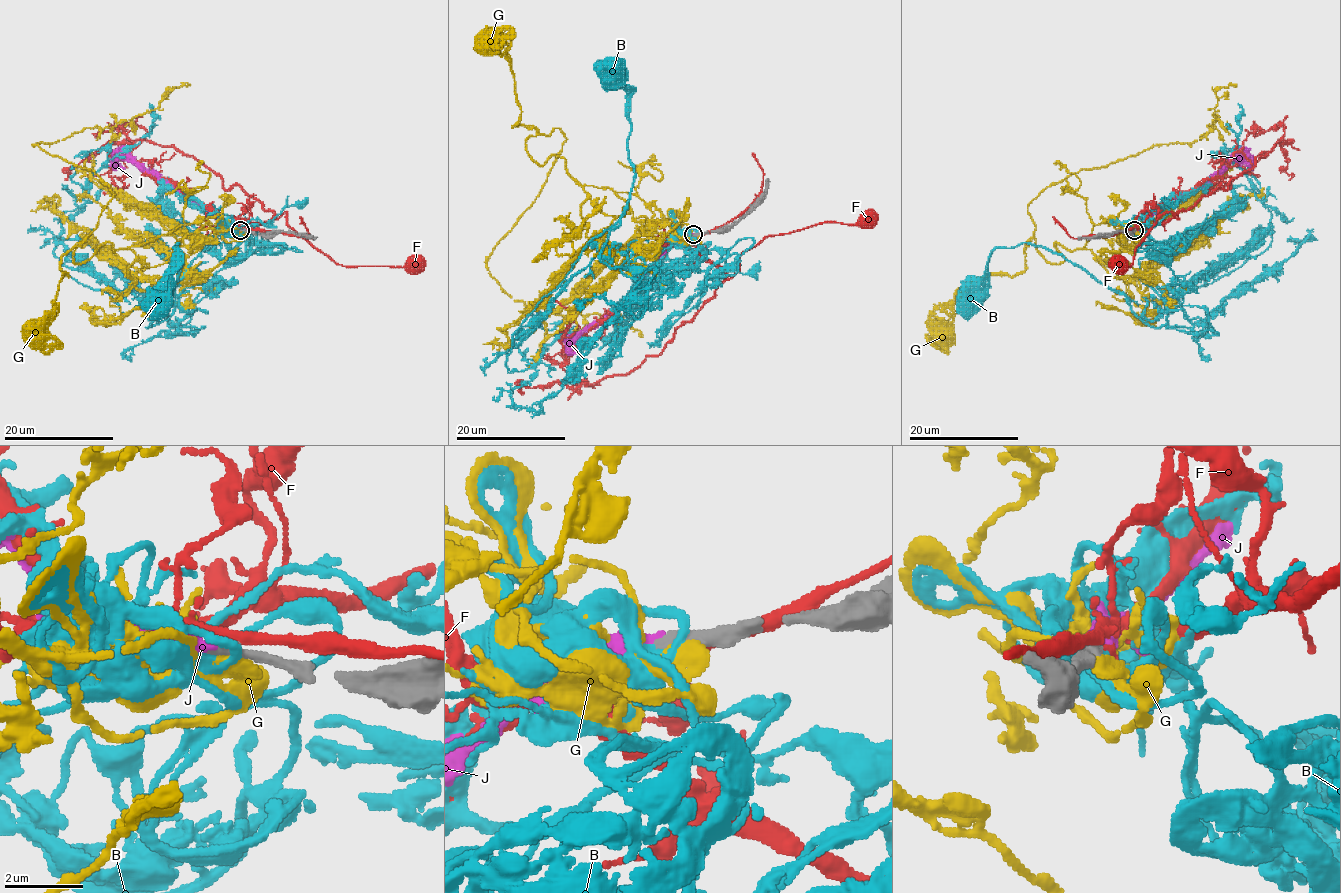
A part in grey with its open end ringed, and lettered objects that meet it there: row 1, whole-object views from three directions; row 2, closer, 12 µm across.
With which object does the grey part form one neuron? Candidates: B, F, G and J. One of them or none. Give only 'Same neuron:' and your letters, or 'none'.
Same neuron: J

